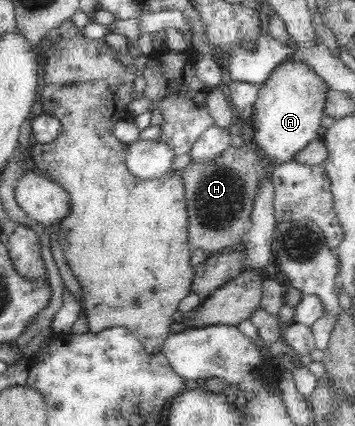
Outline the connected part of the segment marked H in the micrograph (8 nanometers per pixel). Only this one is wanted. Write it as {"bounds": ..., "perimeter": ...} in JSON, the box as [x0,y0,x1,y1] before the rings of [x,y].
{"bounds":[183,144,263,259],"perimeter":[[[228,144],[220,154],[206,160],[191,160],[183,169],[187,204],[187,243],[190,254],[202,250],[206,259],[231,251],[244,242],[263,172],[253,145]]]}

